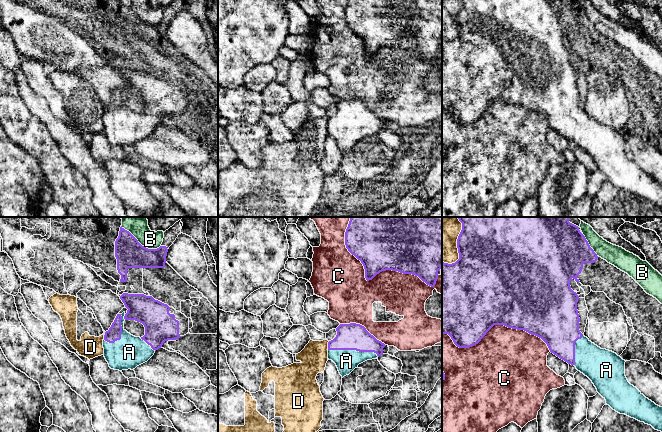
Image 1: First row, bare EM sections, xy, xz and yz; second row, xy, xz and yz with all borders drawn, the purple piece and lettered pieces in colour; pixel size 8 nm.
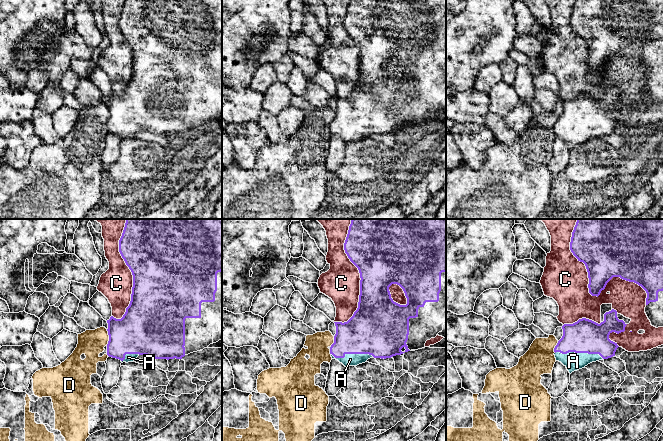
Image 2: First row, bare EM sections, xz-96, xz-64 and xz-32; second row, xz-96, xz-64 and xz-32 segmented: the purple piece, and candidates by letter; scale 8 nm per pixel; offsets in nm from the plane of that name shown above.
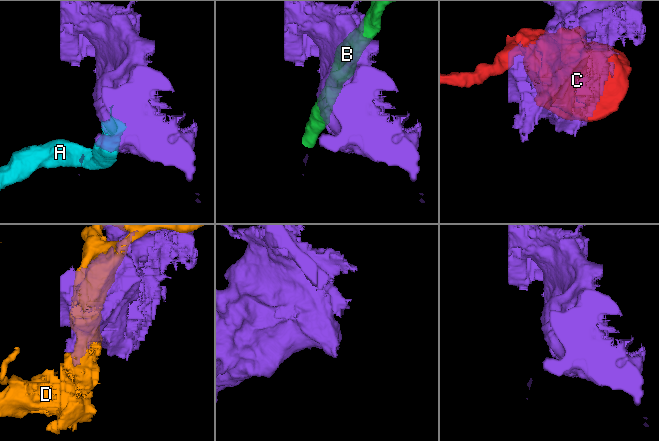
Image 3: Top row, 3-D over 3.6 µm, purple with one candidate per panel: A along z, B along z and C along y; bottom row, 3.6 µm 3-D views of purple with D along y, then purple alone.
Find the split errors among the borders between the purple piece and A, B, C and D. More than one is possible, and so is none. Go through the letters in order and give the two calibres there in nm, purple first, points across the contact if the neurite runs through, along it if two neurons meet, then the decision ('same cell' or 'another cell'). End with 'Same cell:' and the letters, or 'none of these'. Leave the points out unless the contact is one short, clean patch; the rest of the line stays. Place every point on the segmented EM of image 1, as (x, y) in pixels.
A: calibres 220 and 180 nm; same cell
B: calibres 220 and 200 nm; another cell
C: calibres 360 and 380 nm; another cell
D: calibres 500 and 280 nm; another cell
Same cell: A

